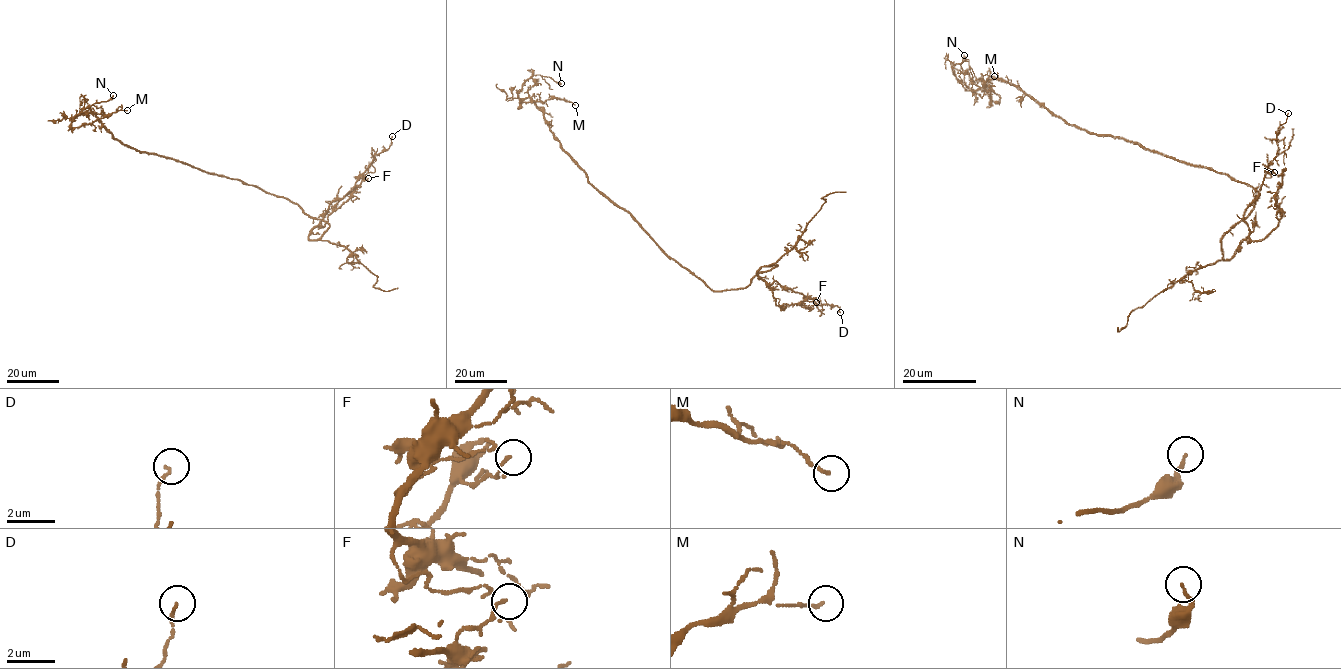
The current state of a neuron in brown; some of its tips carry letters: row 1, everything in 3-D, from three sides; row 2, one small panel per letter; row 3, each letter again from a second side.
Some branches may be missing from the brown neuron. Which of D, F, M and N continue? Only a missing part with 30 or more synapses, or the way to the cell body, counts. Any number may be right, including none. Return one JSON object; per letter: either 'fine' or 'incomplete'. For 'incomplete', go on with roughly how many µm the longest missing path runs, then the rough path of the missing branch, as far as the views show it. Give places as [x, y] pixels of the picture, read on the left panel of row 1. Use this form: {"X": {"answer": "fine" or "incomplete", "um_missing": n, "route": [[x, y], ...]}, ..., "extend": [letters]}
{"D": {"answer": "fine"}, "F": {"answer": "fine"}, "M": {"answer": "fine"}, "N": {"answer": "fine"}, "extend": []}

